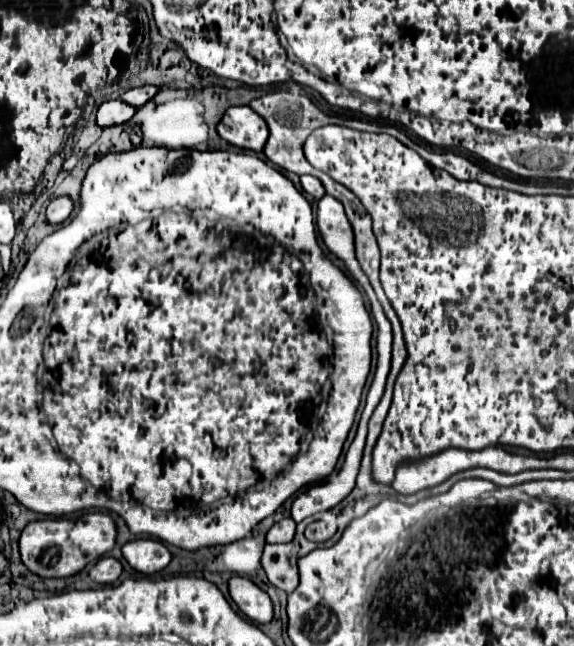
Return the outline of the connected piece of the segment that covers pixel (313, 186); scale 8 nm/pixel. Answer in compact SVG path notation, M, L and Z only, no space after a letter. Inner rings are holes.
M300 176L300 182L302 182L302 188L314 198L322 198L326 194L322 182L318 178L314 178L314 176Z

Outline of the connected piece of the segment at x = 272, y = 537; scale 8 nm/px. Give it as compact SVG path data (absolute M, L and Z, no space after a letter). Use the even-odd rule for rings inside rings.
M282 518L278 520L266 534L266 542L268 544L282 544L282 542L290 542L294 538L294 520L292 518Z

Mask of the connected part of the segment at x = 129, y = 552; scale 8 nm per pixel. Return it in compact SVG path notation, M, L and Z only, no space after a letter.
M136 538L126 542L122 546L122 554L128 560L128 564L142 574L160 572L172 560L170 550L160 540L152 538Z

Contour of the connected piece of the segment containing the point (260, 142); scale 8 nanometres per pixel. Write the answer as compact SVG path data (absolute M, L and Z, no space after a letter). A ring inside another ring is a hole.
M232 106L218 122L218 134L238 148L262 150L268 138L268 126L250 106Z

